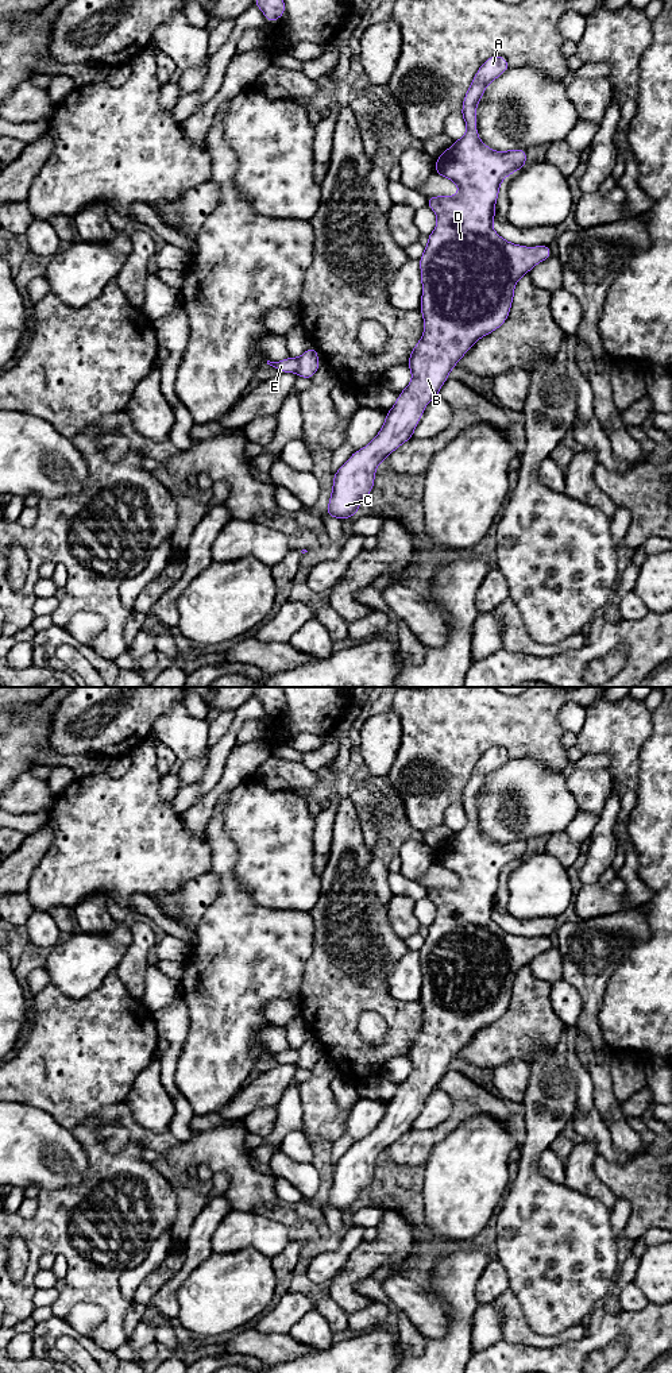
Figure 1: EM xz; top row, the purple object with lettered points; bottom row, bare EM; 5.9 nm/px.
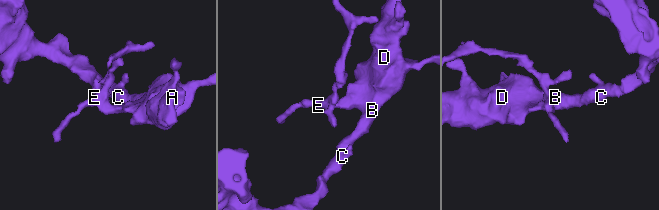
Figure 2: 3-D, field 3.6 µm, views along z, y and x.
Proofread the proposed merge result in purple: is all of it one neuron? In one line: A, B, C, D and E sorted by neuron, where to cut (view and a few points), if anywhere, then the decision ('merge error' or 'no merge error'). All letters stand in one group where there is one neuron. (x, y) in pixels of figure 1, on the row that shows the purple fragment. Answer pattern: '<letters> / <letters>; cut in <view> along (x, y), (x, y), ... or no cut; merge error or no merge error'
A B C D / E; cut in xz along (298, 358), (298, 366), (294, 371); merge error

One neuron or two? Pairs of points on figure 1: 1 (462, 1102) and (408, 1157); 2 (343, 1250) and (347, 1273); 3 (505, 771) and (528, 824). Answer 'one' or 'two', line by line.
1: one
2: two
3: one

